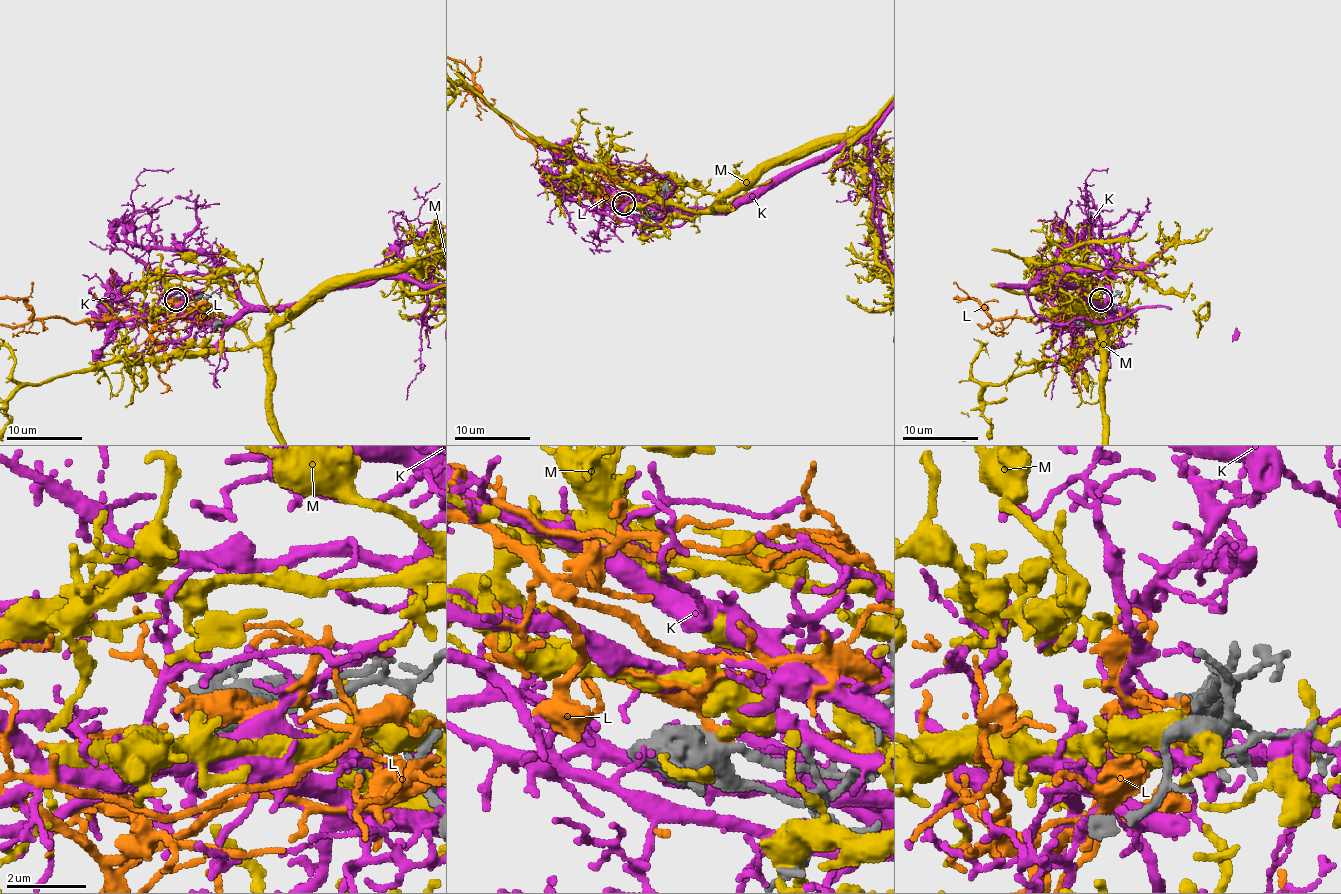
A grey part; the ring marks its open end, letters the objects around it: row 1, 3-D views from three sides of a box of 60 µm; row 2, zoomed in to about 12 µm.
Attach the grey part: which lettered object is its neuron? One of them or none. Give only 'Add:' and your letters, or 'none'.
Add: none

